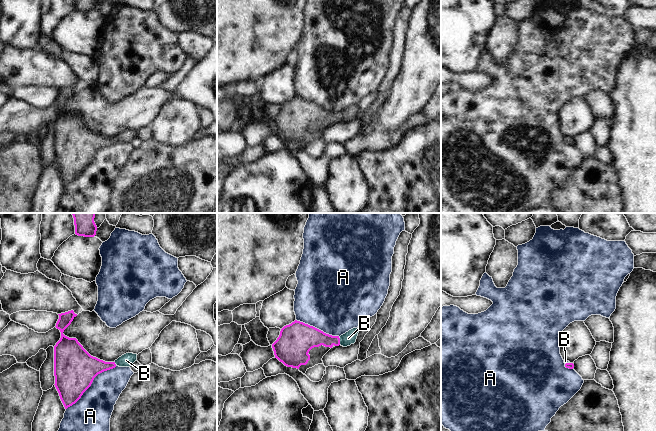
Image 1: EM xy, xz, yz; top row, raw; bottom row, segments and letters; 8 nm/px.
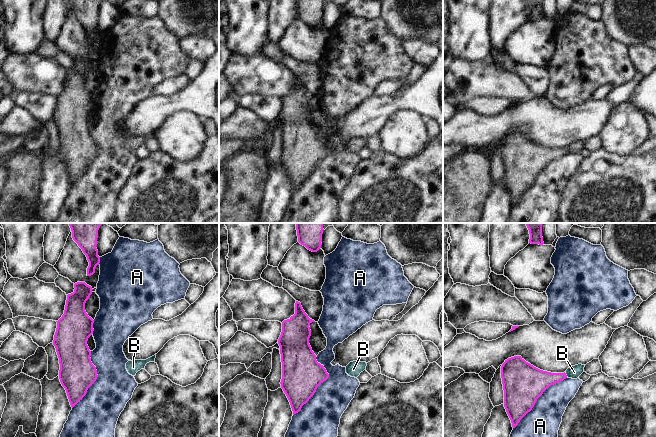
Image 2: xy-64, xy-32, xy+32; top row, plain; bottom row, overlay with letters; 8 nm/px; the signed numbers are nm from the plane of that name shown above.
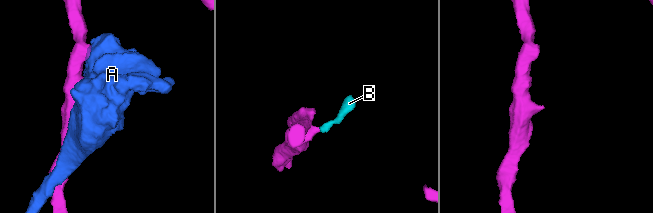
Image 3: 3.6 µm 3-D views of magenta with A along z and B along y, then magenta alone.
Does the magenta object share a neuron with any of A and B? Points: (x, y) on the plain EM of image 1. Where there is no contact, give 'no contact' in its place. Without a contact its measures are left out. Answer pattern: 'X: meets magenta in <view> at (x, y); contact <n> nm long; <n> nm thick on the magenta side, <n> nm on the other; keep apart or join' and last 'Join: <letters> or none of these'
A: meets magenta in xy at (91, 159); contact 550 nm long; 340 nm thick on the magenta side, 320 nm on the other; keep apart
B: meets magenta in xz at (339, 117); contact 70 nm long; 180 nm thick on the magenta side, 100 nm on the other; join
Join: B

